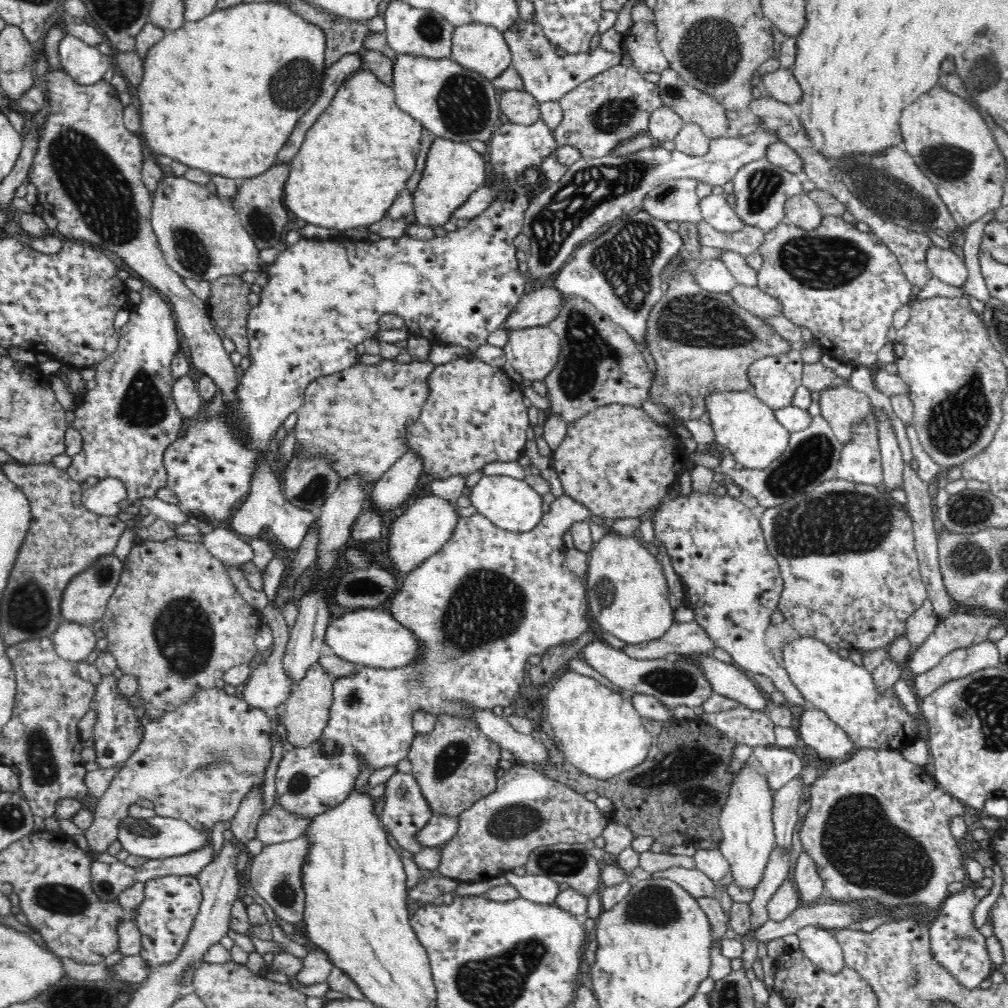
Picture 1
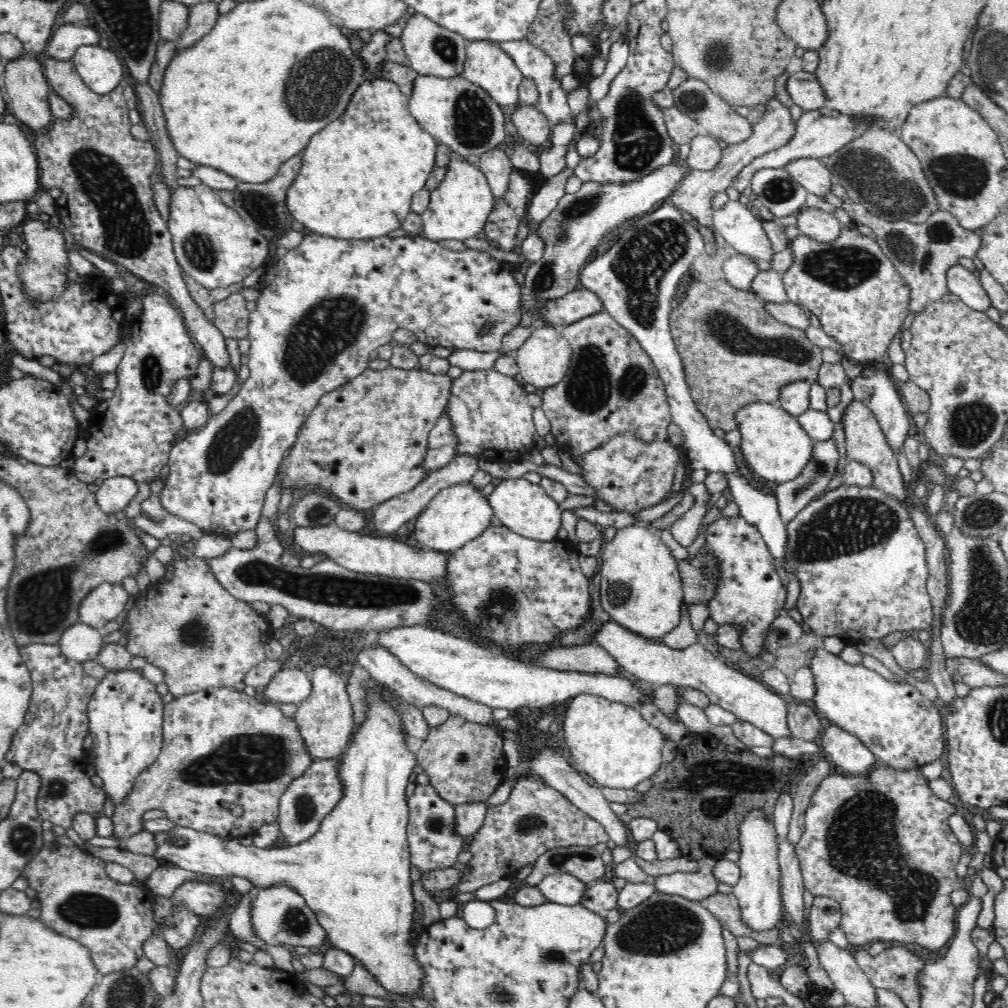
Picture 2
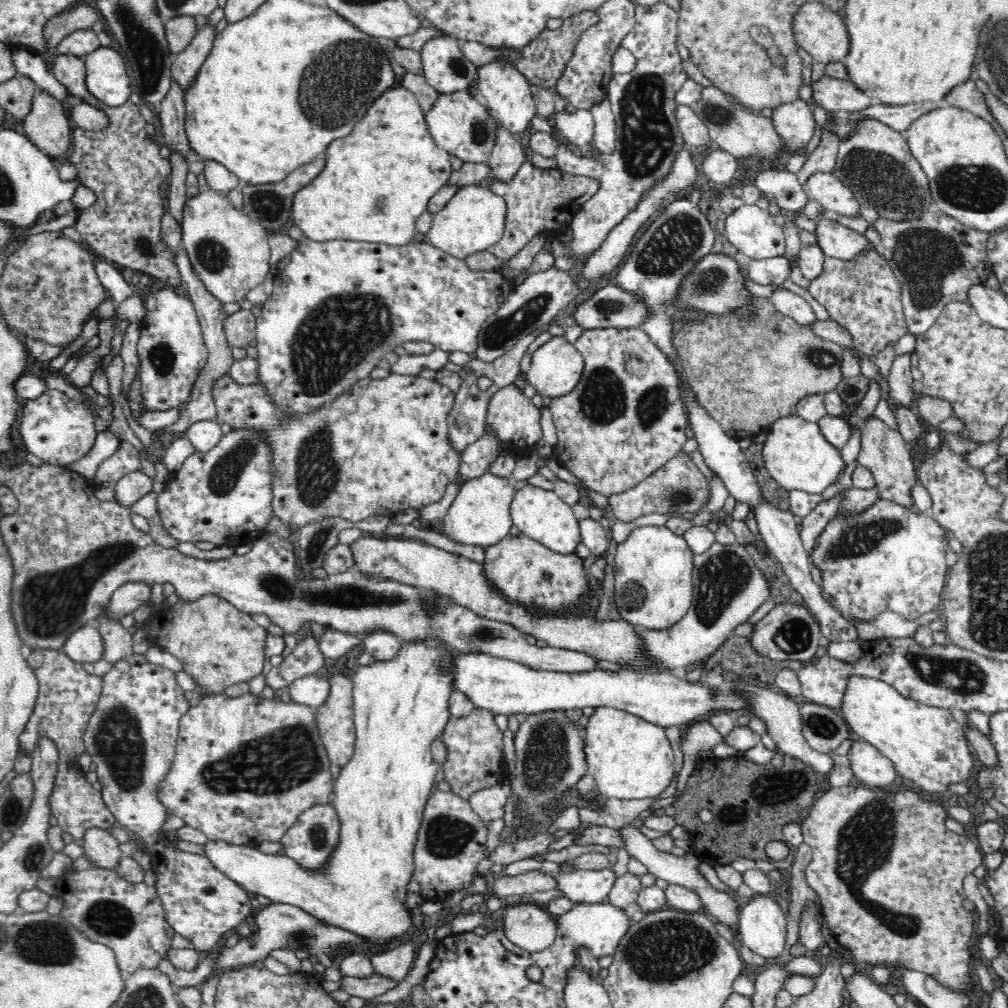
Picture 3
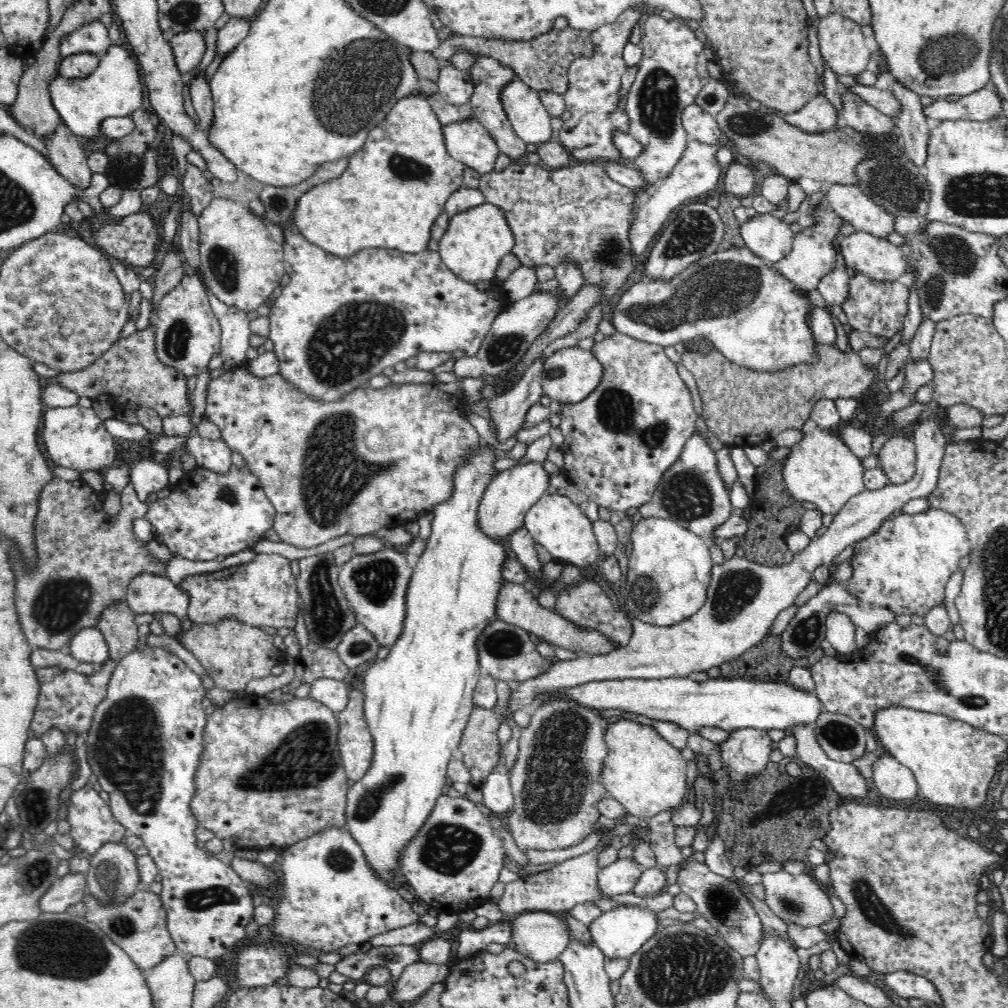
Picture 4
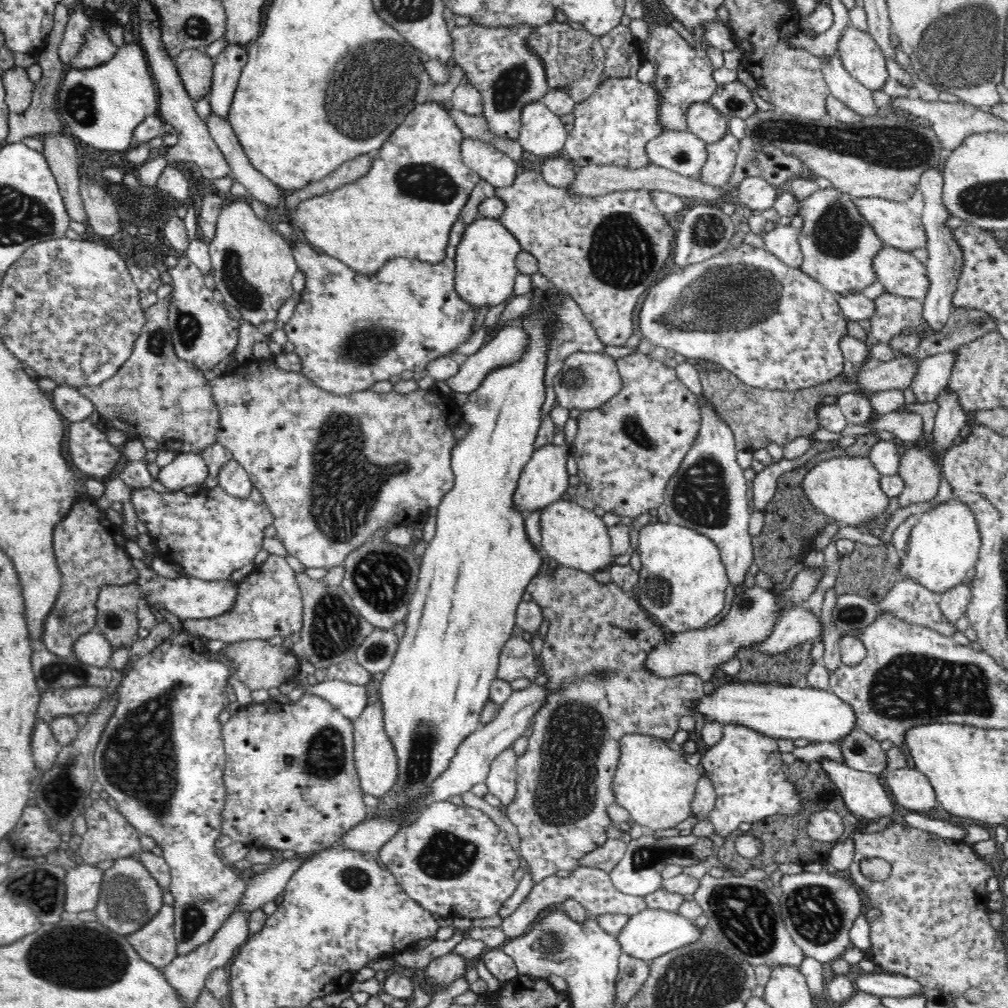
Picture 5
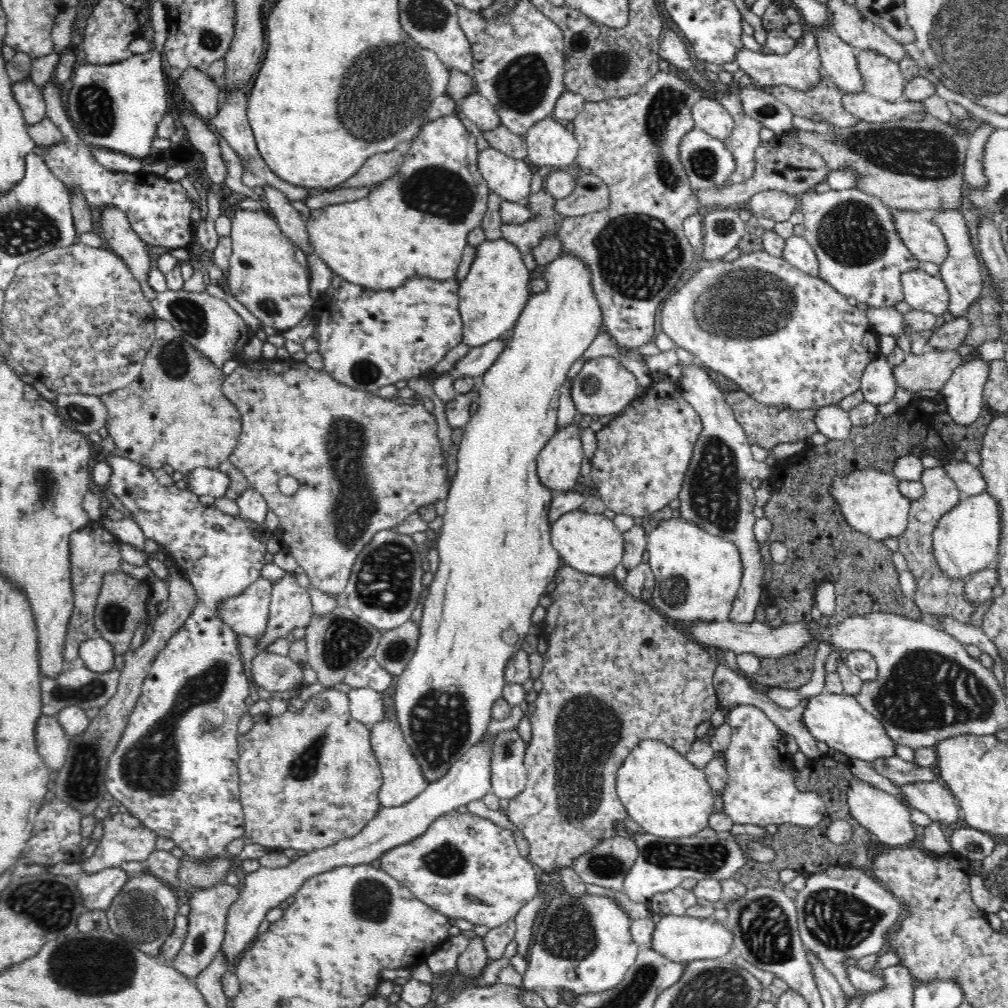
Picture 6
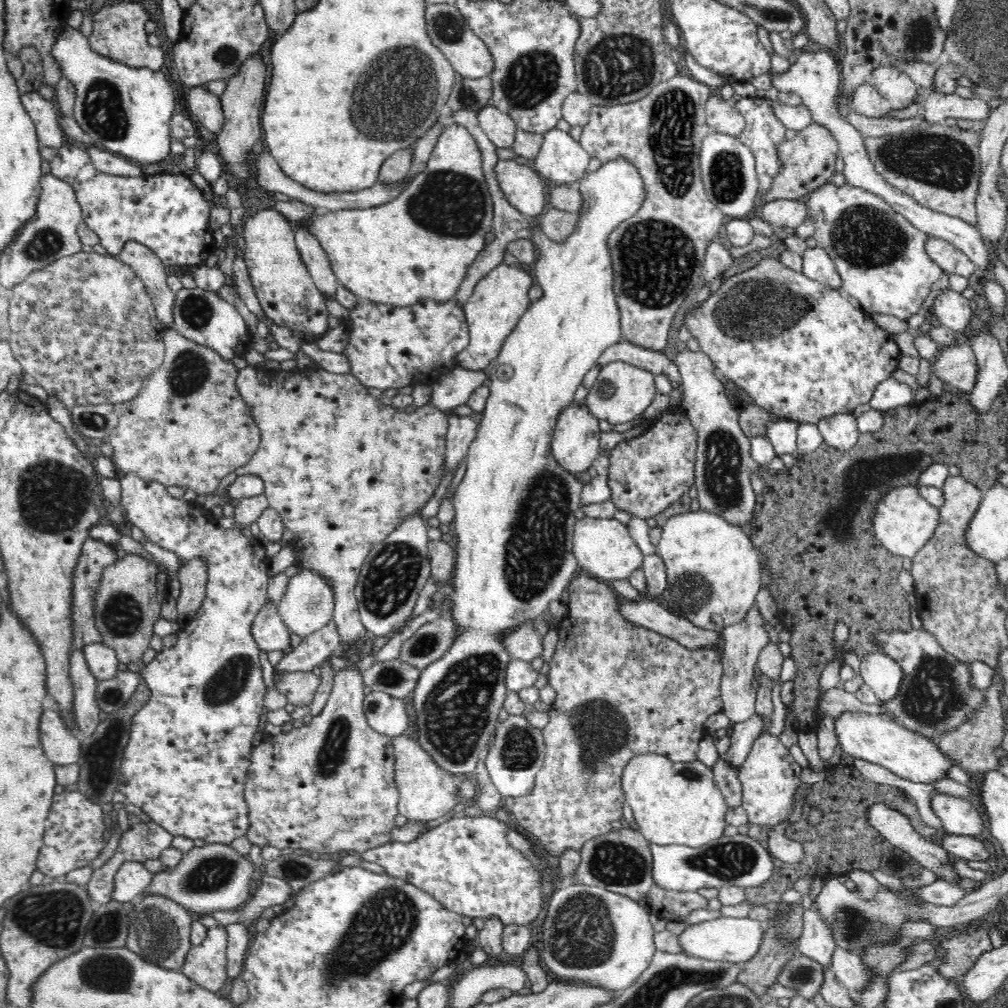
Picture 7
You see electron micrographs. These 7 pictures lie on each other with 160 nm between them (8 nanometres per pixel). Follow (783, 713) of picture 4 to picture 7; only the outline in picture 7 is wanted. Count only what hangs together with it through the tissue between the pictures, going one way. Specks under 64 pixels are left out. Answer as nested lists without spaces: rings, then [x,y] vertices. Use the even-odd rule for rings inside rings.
[[[846,712],[840,720],[836,720],[836,734],[838,742],[852,758],[866,760],[879,764],[896,776],[912,783],[932,785],[948,779],[948,768],[954,768],[952,763],[938,747],[936,739],[924,737],[920,733],[913,733],[892,719],[882,718],[875,714],[860,712]]]

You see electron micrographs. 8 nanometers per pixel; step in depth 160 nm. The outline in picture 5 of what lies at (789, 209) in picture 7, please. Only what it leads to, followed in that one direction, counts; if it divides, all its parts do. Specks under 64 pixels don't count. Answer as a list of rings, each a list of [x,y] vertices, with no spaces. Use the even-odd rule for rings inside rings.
[[[748,176],[737,188],[736,203],[753,210],[770,210],[778,198],[778,188],[758,176]]]

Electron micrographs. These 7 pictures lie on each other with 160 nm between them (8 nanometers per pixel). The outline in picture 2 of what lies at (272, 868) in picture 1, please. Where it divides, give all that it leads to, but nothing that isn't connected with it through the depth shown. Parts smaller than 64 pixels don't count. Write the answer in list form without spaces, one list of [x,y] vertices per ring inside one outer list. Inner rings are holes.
[[[270,886],[255,890],[253,896],[253,907],[251,908],[251,921],[254,926],[254,934],[268,946],[303,946],[314,950],[326,947],[324,927],[316,920],[316,915],[306,904],[304,897],[288,888],[287,886]]]

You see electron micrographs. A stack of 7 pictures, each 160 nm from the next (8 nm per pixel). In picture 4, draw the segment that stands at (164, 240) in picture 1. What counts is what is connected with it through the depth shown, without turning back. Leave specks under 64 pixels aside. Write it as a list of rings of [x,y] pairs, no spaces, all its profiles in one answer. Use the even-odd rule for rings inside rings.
[[[218,197],[212,199],[198,216],[198,229],[200,229],[200,238],[198,238],[200,239],[200,268],[205,274],[207,286],[216,298],[228,306],[250,312],[273,296],[275,288],[280,286],[280,279],[285,273],[283,245],[274,241],[260,216],[243,206],[237,199]]]

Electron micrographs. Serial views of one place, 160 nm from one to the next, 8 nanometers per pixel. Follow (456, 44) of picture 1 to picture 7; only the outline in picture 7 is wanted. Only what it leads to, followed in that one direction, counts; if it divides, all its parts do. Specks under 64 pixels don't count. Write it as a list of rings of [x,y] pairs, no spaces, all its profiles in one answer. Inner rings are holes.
[[[554,127],[541,134],[541,142],[534,170],[548,184],[572,184],[587,174],[592,159],[568,132]]]

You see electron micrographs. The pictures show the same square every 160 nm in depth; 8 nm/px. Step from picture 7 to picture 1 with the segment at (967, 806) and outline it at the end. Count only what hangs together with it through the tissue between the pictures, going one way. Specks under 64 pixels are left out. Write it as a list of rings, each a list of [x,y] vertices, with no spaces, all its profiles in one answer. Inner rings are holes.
[[[811,705],[800,714],[799,738],[812,746],[822,759],[840,761],[856,748],[852,739],[823,710]]]

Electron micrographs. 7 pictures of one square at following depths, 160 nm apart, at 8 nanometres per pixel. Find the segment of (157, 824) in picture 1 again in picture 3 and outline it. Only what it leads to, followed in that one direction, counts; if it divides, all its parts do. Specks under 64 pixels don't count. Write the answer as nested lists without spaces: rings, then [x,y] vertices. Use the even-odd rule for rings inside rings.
[[[416,640],[403,643],[392,660],[360,665],[352,676],[355,751],[349,762],[341,767],[342,772],[334,784],[332,805],[340,819],[340,832],[324,866],[307,870],[307,867],[300,866],[282,852],[268,855],[258,851],[257,846],[236,845],[221,840],[208,840],[203,844],[204,857],[248,892],[269,898],[271,902],[299,906],[328,925],[344,928],[356,937],[370,938],[366,944],[368,950],[378,951],[378,948],[388,946],[388,942],[408,931],[412,926],[413,901],[406,892],[406,885],[414,870],[415,844],[424,806],[435,788],[436,774],[440,770],[440,767],[432,765],[434,758],[430,748],[434,740],[440,740],[446,722],[451,719],[448,698],[454,693],[452,677],[436,669],[436,666],[452,666],[450,648],[444,642]]]

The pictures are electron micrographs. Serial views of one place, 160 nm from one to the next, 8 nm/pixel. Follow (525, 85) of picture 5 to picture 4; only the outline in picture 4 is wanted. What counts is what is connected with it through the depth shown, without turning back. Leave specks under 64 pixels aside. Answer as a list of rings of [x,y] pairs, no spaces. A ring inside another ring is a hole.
[[[462,50],[462,53],[464,52],[476,59],[472,68],[468,70],[469,75],[472,75],[472,83],[474,84],[474,95],[470,96],[468,102],[472,107],[473,116],[495,140],[495,144],[502,155],[510,158],[512,163],[521,162],[522,156],[526,154],[527,145],[512,128],[512,123],[508,121],[508,115],[504,112],[504,105],[500,104],[501,88],[505,84],[512,83],[513,79],[517,79],[517,75],[508,66],[498,64],[494,58],[469,52],[469,50]]]

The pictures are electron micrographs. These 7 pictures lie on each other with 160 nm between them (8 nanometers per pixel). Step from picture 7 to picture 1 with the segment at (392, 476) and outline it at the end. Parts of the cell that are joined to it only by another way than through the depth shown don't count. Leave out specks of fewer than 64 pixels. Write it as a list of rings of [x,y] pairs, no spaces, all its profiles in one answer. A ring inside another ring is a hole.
[[[382,359],[375,365],[358,363],[336,374],[320,376],[304,390],[304,402],[297,411],[295,438],[303,456],[325,456],[327,462],[342,478],[359,474],[366,488],[376,484],[382,474],[406,454],[404,426],[408,426],[420,414],[420,406],[428,398],[428,378],[435,364],[432,361],[400,363]]]

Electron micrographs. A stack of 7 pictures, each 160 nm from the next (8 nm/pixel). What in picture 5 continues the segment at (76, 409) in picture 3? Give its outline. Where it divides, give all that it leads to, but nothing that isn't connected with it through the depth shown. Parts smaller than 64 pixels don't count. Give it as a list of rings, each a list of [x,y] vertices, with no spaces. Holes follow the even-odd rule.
[[[87,418],[78,424],[70,424],[68,428],[68,450],[70,458],[82,472],[91,476],[110,476],[110,470],[118,470],[118,460],[122,454],[114,448],[106,434],[98,432]]]

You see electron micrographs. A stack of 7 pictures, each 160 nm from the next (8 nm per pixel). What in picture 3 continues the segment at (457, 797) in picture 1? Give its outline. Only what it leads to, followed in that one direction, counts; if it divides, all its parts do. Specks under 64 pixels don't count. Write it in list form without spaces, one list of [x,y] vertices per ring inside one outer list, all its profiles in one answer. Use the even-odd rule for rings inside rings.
[[[475,707],[468,715],[451,717],[440,736],[448,748],[448,760],[442,766],[444,776],[452,788],[450,792],[462,799],[467,800],[478,790],[502,784],[507,780],[502,750],[503,731],[494,721],[494,716],[492,711]]]

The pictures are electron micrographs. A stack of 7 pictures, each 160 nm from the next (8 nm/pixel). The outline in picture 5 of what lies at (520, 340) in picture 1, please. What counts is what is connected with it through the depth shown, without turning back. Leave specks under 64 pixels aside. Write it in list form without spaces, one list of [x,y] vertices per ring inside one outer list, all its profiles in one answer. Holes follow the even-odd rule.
[[[574,352],[564,358],[561,373],[552,382],[556,394],[556,402],[564,408],[578,408],[578,410],[592,410],[608,402],[620,392],[621,378],[616,361],[612,356],[599,352]]]

